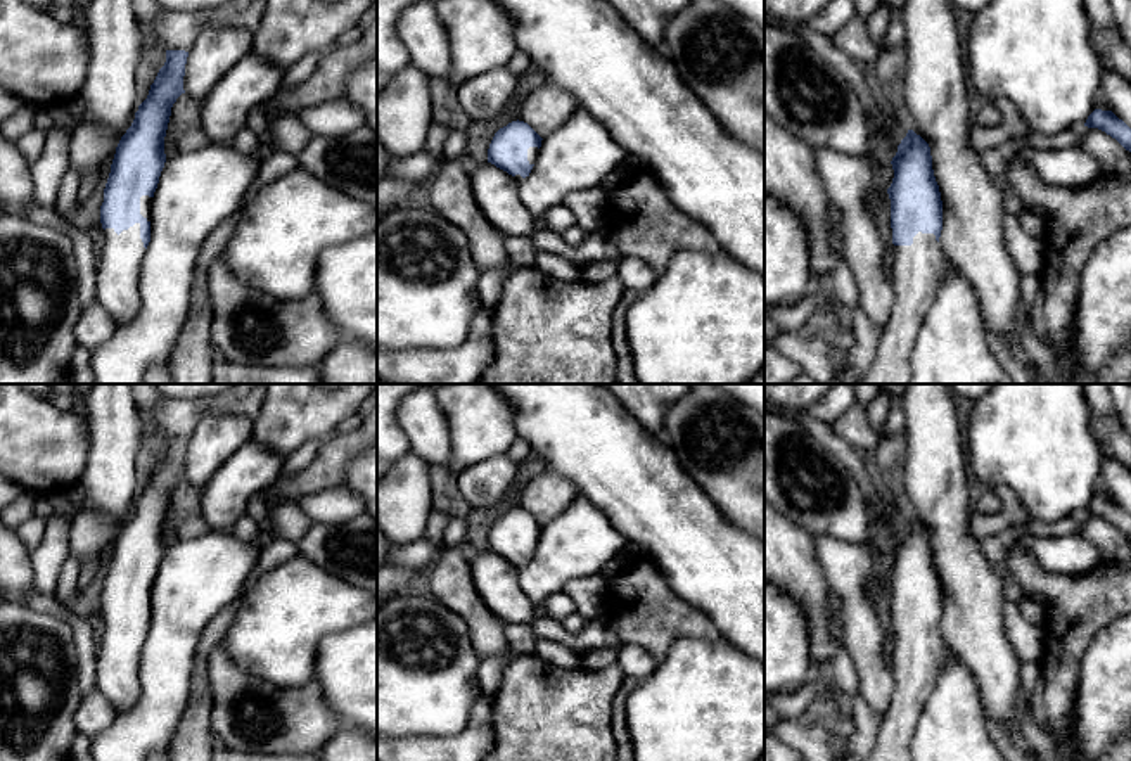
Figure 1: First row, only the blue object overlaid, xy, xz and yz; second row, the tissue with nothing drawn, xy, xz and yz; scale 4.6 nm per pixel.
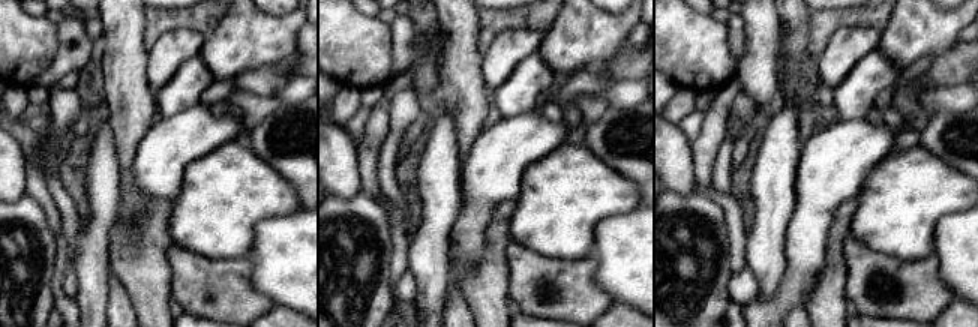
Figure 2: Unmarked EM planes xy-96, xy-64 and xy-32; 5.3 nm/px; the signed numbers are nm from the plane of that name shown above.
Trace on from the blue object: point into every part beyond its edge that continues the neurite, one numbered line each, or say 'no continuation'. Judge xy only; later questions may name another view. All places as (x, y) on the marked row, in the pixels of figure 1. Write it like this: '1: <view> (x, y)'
1: xy (118, 268)

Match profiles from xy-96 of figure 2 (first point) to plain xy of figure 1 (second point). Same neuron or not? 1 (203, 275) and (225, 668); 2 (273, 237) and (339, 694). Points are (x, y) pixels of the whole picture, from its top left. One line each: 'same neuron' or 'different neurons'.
1: same neuron
2: same neuron

